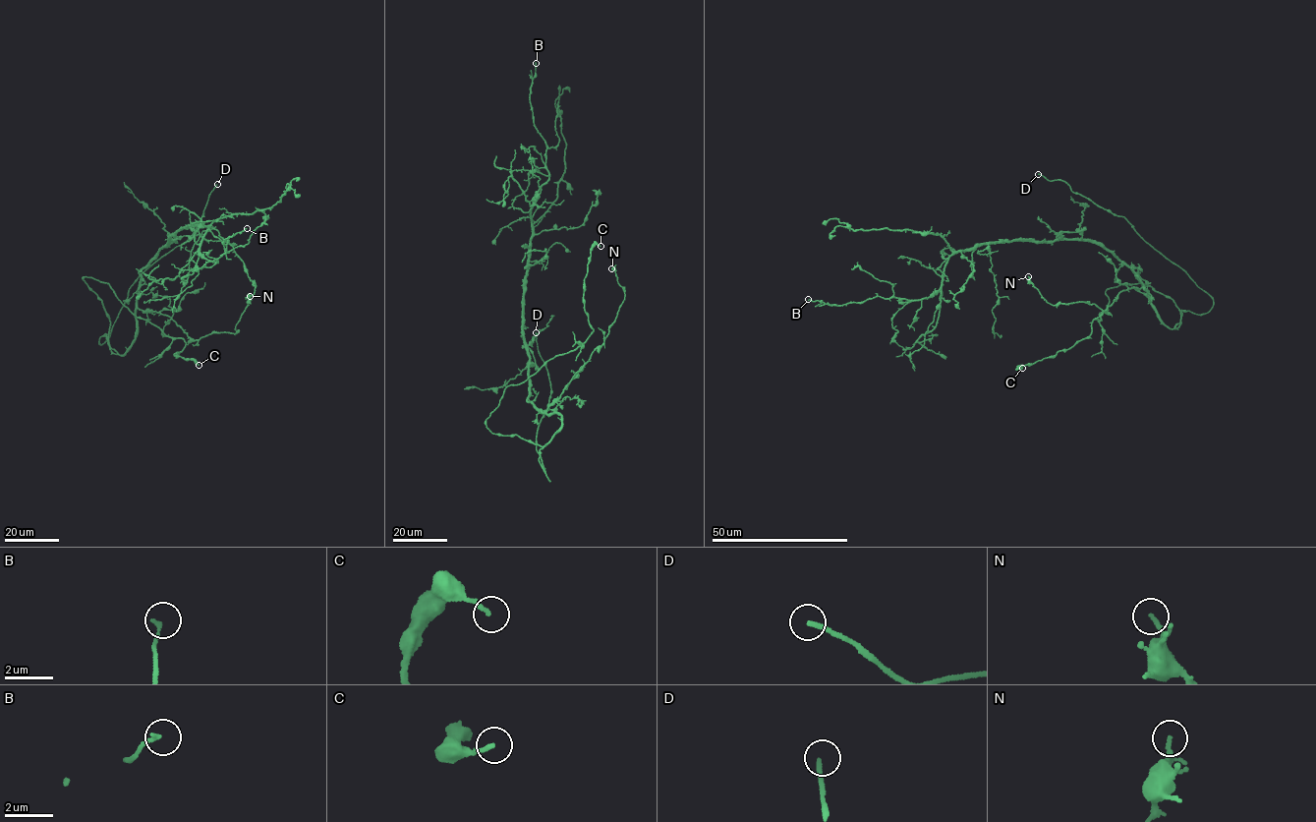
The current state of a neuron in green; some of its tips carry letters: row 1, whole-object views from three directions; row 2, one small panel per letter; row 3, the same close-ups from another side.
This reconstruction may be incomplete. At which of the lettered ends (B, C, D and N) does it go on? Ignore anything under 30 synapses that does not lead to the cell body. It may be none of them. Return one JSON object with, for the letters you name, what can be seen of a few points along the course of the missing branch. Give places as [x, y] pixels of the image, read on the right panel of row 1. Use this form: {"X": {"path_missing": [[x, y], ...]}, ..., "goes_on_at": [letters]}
{"D": {"path_missing": [[1038, 174], [1017, 170], [987, 172]]}, "goes_on_at": ["D"]}

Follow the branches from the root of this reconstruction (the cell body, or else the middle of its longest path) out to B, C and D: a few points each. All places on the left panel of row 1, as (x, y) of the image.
B: (136, 306), (140, 271), (181, 228), (208, 225), (200, 252), (216, 263), (227, 252), (225, 239), (247, 228)
C: (136, 306), (123, 356), (83, 279), (106, 282), (133, 314), (184, 339), (174, 354), (199, 365)
D: (136, 306), (135, 338), (125, 353), (111, 347), (105, 334), (100, 344), (130, 287), (192, 236), (217, 184)

